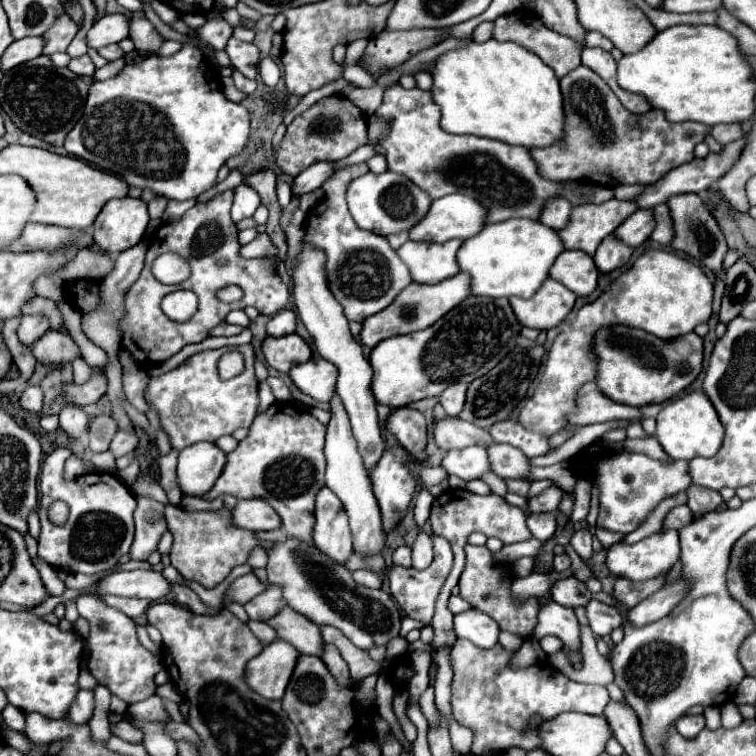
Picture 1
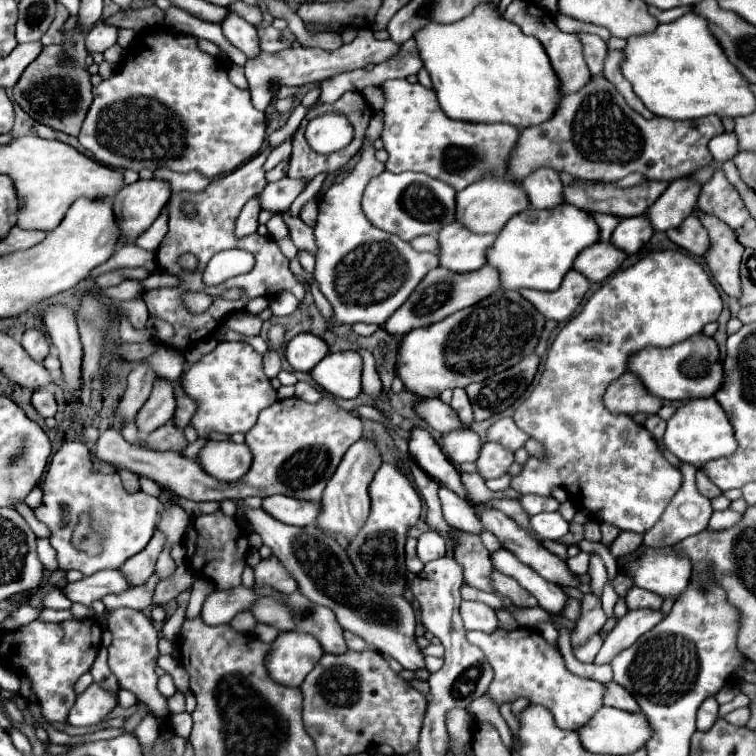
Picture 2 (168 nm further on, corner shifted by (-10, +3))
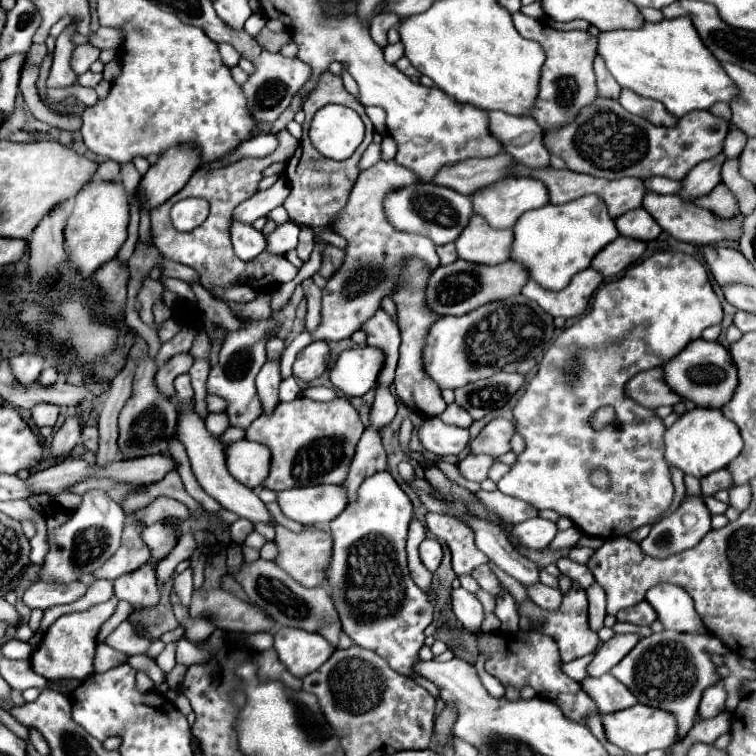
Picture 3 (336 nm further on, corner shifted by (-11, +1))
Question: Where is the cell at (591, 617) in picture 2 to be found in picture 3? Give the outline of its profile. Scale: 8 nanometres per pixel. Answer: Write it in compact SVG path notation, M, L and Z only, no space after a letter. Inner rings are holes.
M570 587L570 591L566 591L562 595L562 603L556 611L548 611L548 609L542 609L538 607L534 601L522 601L522 603L516 603L518 607L518 615L520 617L528 617L530 619L530 629L532 631L538 631L542 635L548 635L550 639L556 641L558 645L558 651L560 651L560 659L562 663L568 663L568 661L574 661L578 657L584 657L588 653L594 653L598 649L598 635L592 633L588 629L588 601L586 601L586 591L582 589L576 589L576 587Z

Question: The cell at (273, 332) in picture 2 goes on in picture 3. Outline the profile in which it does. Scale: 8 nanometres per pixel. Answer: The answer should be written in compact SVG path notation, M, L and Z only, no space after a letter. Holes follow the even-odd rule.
M268 361L258 377L256 377L256 391L262 401L262 413L272 413L276 409L278 401L278 385L280 385L280 363L278 361Z

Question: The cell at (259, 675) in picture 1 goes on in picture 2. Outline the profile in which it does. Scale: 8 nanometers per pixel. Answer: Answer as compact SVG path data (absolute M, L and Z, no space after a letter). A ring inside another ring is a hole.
M279 633L265 657L265 667L273 681L285 687L299 687L321 655L323 649L313 635Z

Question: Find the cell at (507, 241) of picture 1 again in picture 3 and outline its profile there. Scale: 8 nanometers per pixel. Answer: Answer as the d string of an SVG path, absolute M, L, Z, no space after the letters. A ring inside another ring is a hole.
M584 195L564 205L544 205L536 211L524 213L514 225L512 259L518 259L530 271L530 279L544 289L560 291L570 279L590 267L590 261L600 249L618 237L616 219L608 215L608 207L596 195Z

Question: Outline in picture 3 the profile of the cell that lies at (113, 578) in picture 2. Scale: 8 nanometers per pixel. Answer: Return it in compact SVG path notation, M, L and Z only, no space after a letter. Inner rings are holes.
M38 581L24 591L22 601L30 609L46 611L48 607L64 605L80 599L86 593L86 589L88 587L80 581L76 581L76 585L44 585L42 581Z

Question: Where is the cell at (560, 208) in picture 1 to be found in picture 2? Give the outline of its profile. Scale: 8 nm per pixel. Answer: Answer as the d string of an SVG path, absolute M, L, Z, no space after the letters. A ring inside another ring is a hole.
M539 169L531 173L529 177L523 179L523 191L527 193L531 207L539 209L553 209L561 203L563 199L563 183L559 179L557 171L551 169Z

